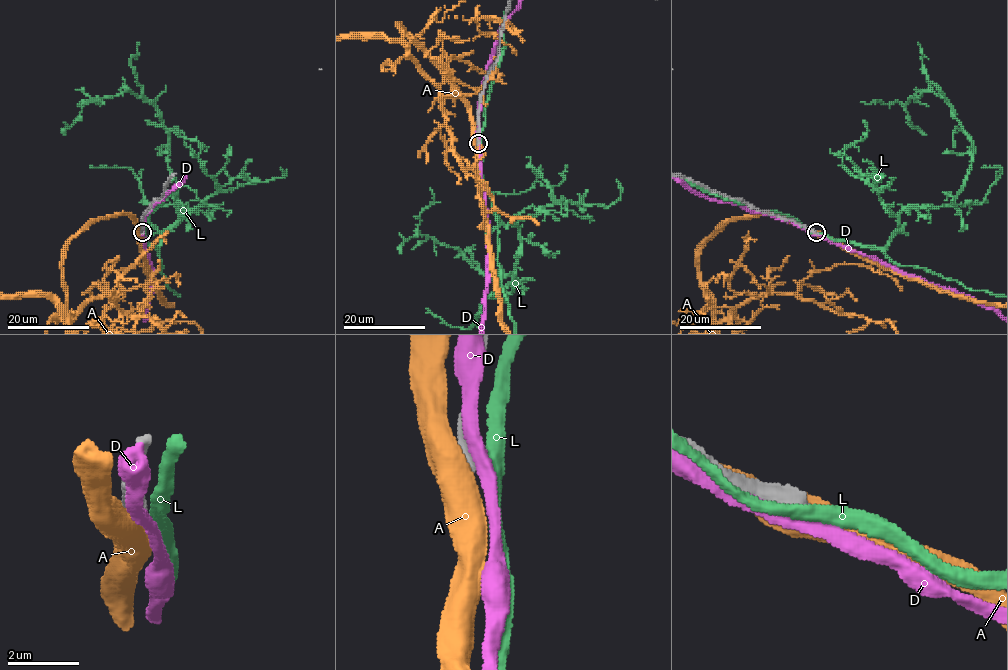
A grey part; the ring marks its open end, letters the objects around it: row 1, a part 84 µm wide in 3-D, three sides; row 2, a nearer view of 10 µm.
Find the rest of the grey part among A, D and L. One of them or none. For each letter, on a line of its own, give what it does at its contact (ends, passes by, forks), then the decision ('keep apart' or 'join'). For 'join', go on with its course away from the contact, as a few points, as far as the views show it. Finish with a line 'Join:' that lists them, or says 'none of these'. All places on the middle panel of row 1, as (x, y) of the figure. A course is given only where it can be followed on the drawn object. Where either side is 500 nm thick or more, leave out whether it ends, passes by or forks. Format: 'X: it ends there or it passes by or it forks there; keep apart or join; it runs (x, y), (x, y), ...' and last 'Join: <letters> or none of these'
A: keep apart
D: it passes by; keep apart
L: keep apart
Join: none of these

